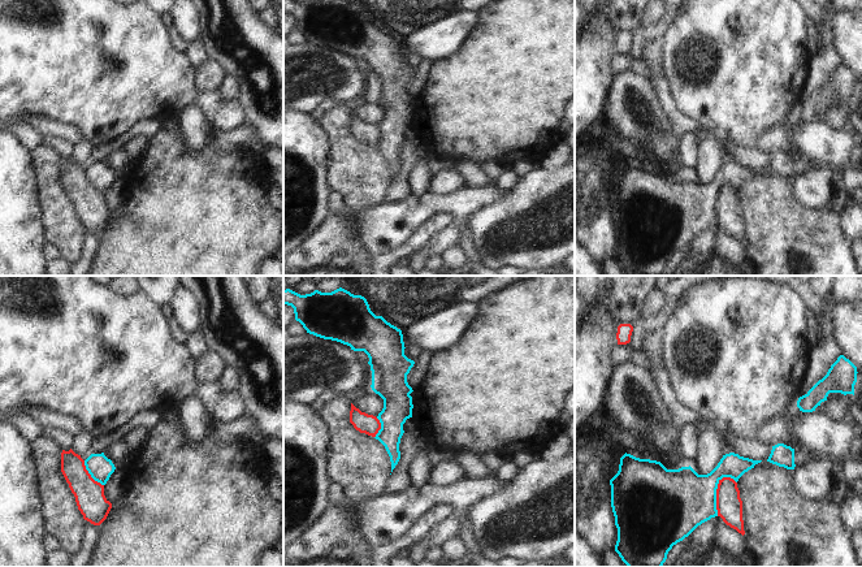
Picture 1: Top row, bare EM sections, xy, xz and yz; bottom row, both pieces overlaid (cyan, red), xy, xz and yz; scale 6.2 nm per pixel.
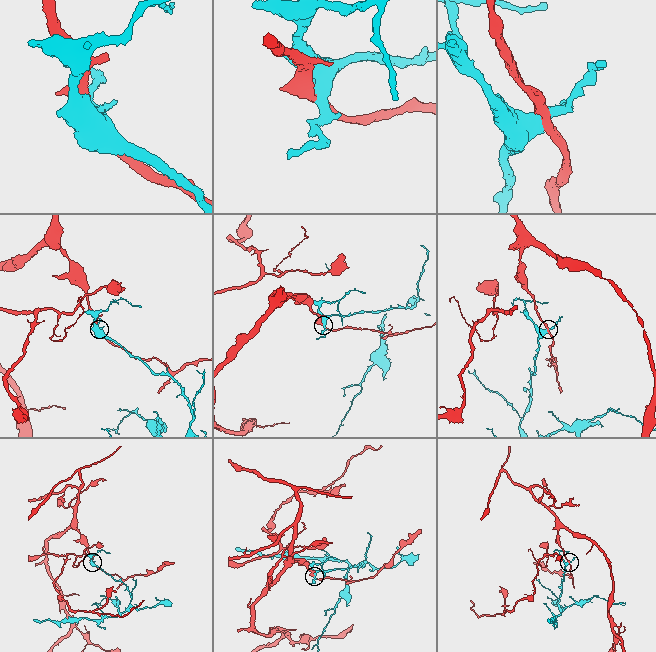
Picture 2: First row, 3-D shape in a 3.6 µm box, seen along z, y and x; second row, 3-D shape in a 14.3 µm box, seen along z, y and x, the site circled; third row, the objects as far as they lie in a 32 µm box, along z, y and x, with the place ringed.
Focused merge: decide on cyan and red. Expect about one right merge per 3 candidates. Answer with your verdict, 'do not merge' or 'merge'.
do not merge

